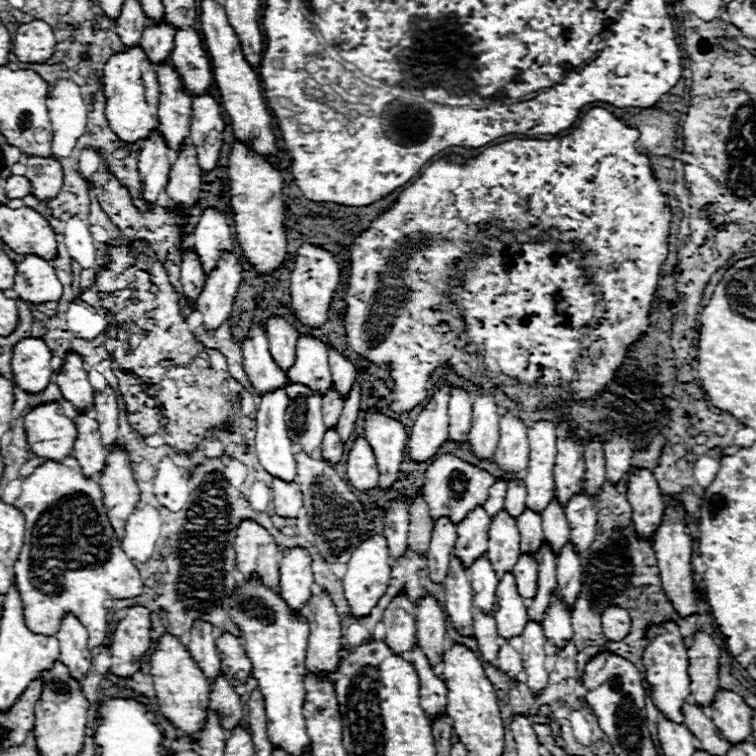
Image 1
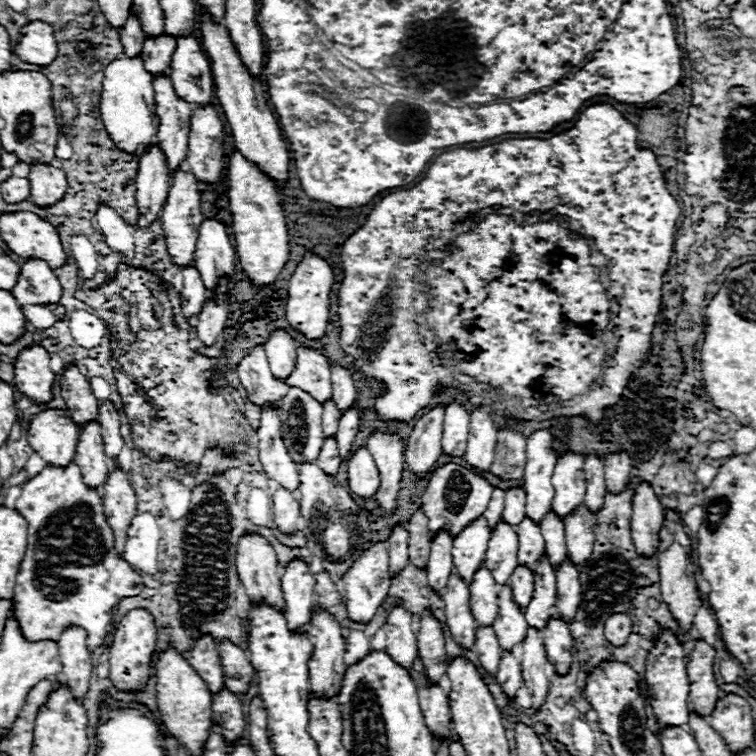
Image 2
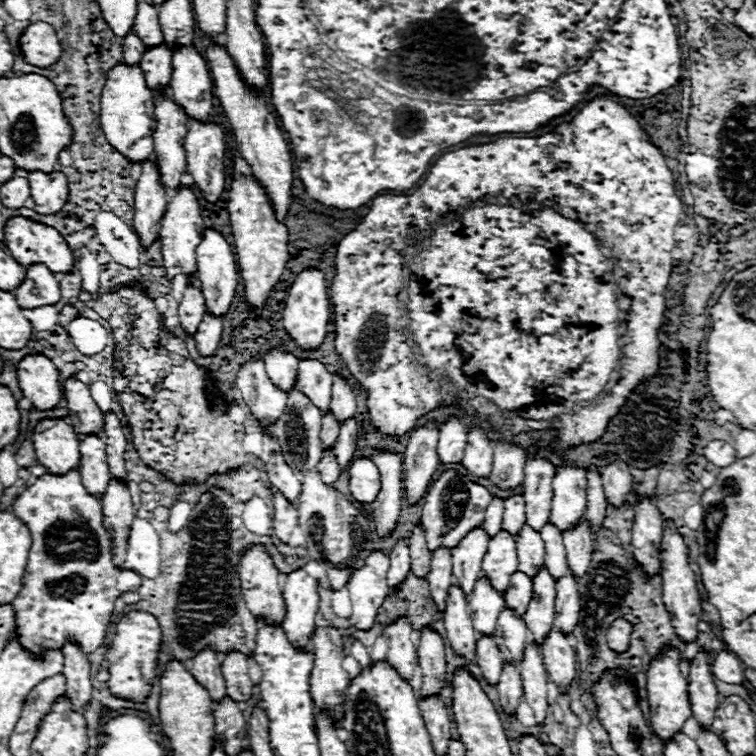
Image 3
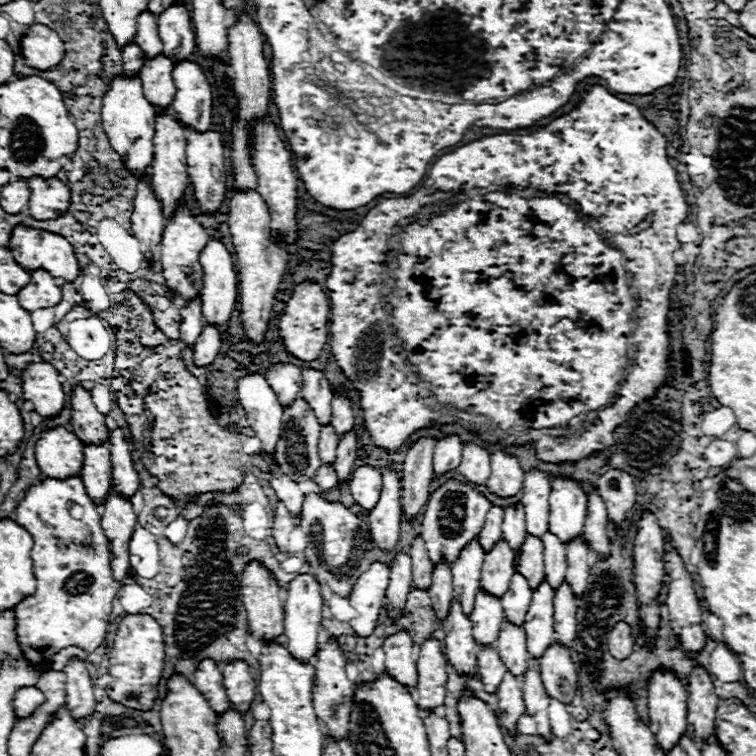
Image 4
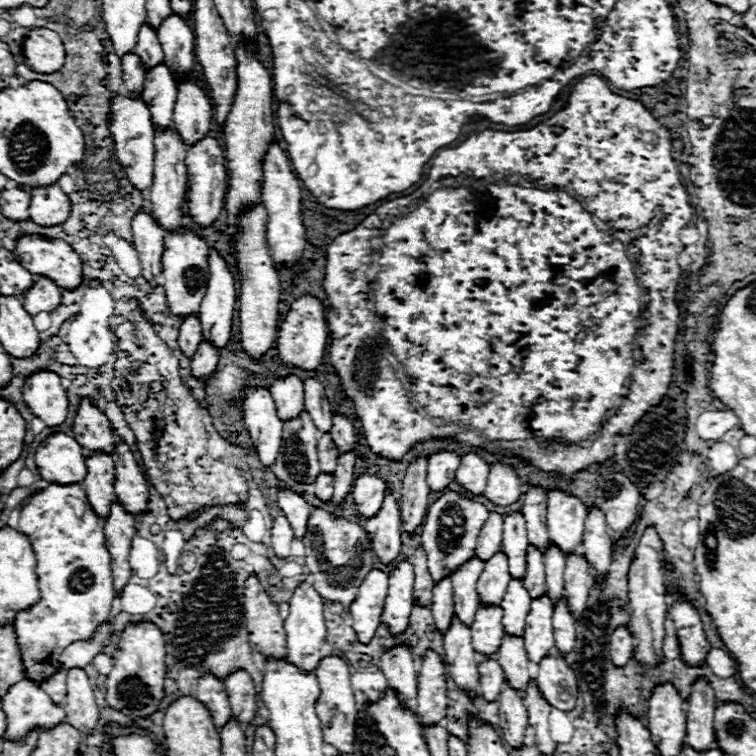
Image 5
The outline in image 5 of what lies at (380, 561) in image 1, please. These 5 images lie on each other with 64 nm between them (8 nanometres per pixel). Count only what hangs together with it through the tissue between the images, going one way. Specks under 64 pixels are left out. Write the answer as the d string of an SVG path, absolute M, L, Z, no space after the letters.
M372 570L358 588L358 596L350 610L356 638L364 644L370 642L370 638L376 634L380 626L386 592L388 592L388 576L380 570Z

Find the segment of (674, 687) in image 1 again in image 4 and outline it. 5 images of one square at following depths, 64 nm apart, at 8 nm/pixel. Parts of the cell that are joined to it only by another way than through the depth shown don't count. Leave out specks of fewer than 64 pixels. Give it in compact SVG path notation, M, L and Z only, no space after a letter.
M672 672L652 674L648 684L648 726L666 754L686 732L686 698L684 684Z

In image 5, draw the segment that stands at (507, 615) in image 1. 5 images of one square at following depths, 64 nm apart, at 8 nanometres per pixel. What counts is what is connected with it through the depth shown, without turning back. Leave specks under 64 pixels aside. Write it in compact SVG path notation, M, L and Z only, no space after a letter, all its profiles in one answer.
M504 636L502 646L498 650L498 662L504 670L504 678L508 686L512 686L518 692L524 692L528 688L528 682L532 680L528 674L528 656L522 652L524 638L516 636Z

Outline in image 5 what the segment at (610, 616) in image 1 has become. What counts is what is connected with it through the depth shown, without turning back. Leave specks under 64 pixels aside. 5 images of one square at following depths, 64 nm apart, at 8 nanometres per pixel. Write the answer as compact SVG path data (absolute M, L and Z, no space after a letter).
M618 626L608 642L608 654L614 666L624 666L624 662L628 662L628 658L632 658L634 652L634 638L628 632L626 626Z

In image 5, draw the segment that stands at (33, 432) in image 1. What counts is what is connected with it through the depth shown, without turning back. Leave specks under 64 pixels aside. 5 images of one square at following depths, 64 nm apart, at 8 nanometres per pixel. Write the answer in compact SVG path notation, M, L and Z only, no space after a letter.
M52 434L36 448L36 466L46 482L82 482L86 456L82 446L68 434Z

